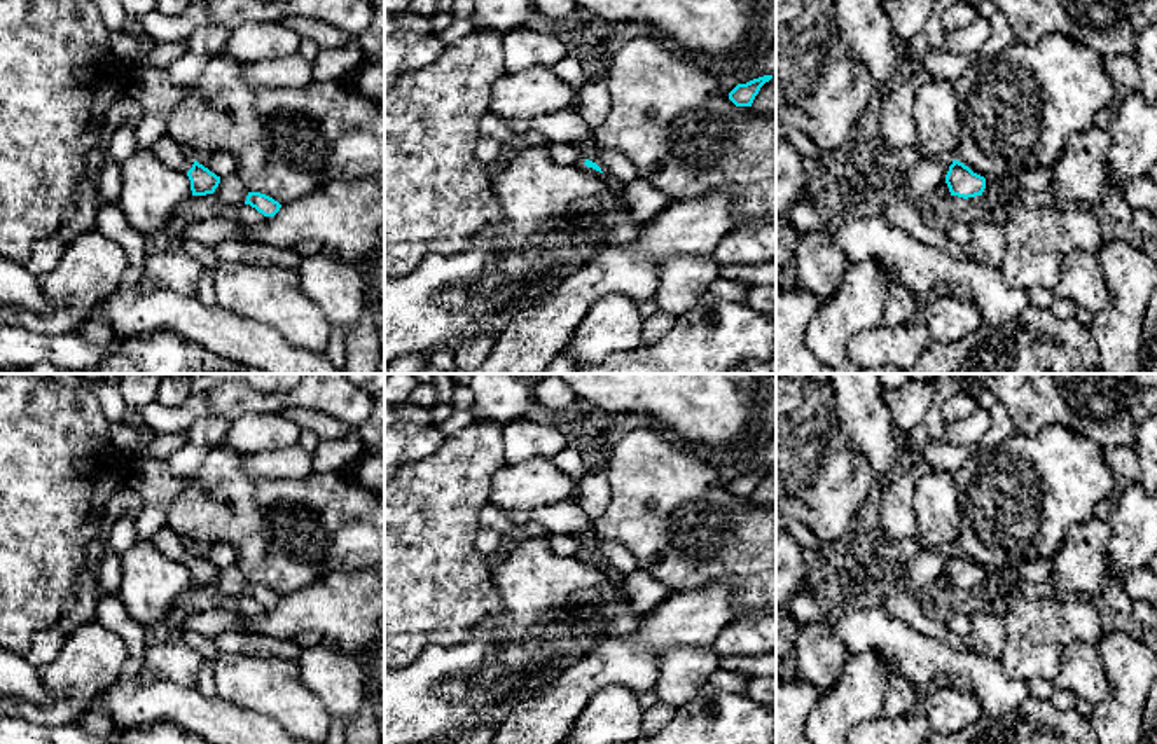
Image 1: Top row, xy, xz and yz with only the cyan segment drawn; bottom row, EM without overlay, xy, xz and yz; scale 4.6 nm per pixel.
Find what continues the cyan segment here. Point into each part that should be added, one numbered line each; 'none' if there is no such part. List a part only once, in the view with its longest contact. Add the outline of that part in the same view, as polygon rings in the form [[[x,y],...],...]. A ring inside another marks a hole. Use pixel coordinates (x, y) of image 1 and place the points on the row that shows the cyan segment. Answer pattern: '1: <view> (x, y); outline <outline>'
1: xy (166, 149); outline [[[163,134],[152,150],[168,168],[182,173],[187,173],[196,161],[170,134]]]

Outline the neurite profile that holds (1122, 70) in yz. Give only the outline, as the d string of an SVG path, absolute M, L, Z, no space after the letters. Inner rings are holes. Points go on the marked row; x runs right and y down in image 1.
M1157 21L1136 37L1133 56L1112 56L1103 66L1113 87L1110 110L1117 110L1124 98L1140 91L1147 101L1157 101Z

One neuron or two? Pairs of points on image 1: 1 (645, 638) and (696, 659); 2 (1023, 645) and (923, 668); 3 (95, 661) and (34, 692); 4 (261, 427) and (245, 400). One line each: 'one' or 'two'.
1: two
2: two
3: two
4: two

